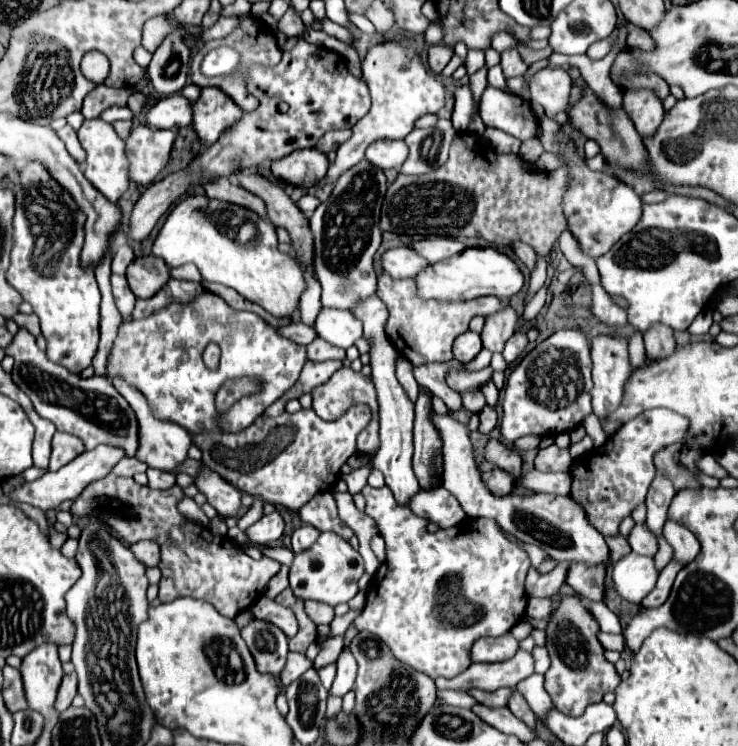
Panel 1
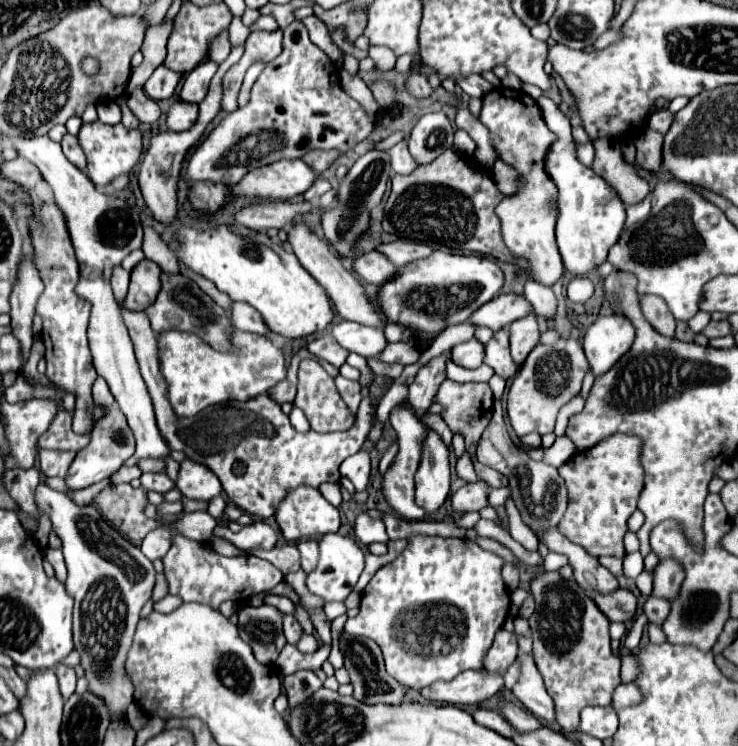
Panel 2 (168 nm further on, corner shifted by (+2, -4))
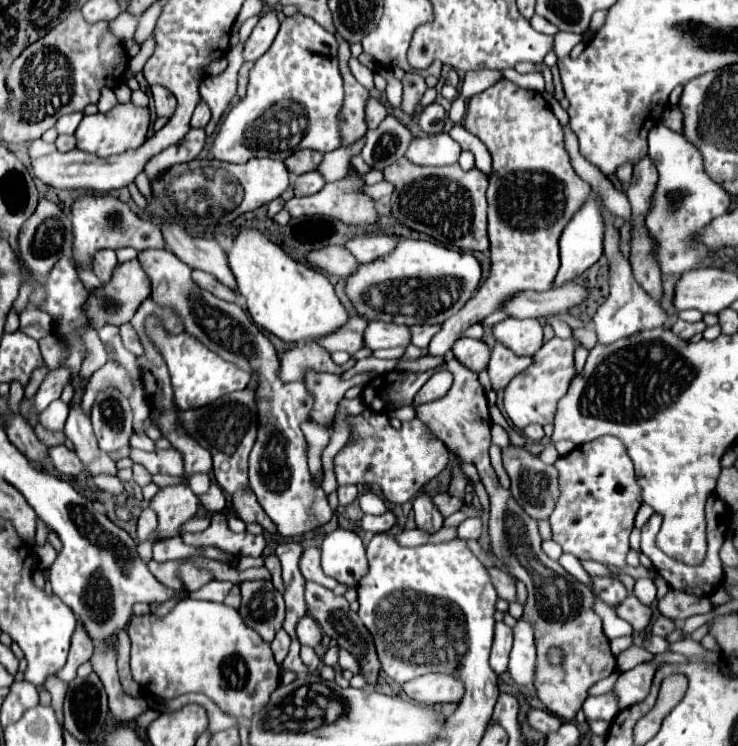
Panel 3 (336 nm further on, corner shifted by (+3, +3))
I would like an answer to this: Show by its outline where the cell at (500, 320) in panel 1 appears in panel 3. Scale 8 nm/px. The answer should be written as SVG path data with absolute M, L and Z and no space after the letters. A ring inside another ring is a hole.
M495 342L493 352L491 352L491 360L487 364L493 390L505 388L511 382L511 378L515 378L519 372L523 372L531 362L533 362L531 358L517 356L515 352L511 352L501 342Z

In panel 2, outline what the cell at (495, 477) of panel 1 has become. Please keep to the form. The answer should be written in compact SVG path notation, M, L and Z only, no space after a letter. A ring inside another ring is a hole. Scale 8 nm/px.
M478 481L474 485L464 485L460 487L452 497L452 509L458 513L468 513L468 511L480 511L482 507L488 505L486 499L486 489L488 485L484 481Z

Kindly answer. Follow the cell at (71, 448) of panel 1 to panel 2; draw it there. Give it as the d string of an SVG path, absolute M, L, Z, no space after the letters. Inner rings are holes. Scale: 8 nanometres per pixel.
M40 451L40 469L46 477L64 477L68 473L68 467L72 463L76 453L72 451Z

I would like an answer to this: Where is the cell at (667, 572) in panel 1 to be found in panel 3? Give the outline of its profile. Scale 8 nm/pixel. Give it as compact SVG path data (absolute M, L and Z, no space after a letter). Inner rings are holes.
M657 616L655 620L653 620L653 624L651 624L651 632L653 634L657 634L657 636L667 636L667 632L671 632L675 628L675 624L673 624L673 620L669 620L669 618L665 618L665 616Z

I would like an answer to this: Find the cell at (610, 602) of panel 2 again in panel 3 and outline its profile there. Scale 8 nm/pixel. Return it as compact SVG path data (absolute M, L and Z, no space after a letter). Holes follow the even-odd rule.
M629 594L621 604L617 604L615 612L617 612L619 618L627 620L633 626L633 630L637 630L637 632L643 630L649 624L649 620L651 620L651 608L643 606L637 600L635 594Z

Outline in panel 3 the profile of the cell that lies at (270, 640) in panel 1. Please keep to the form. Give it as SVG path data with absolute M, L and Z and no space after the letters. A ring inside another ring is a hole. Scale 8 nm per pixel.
M243 582L241 596L243 600L239 614L243 622L253 628L267 644L271 644L285 620L283 596L273 588L271 582Z

